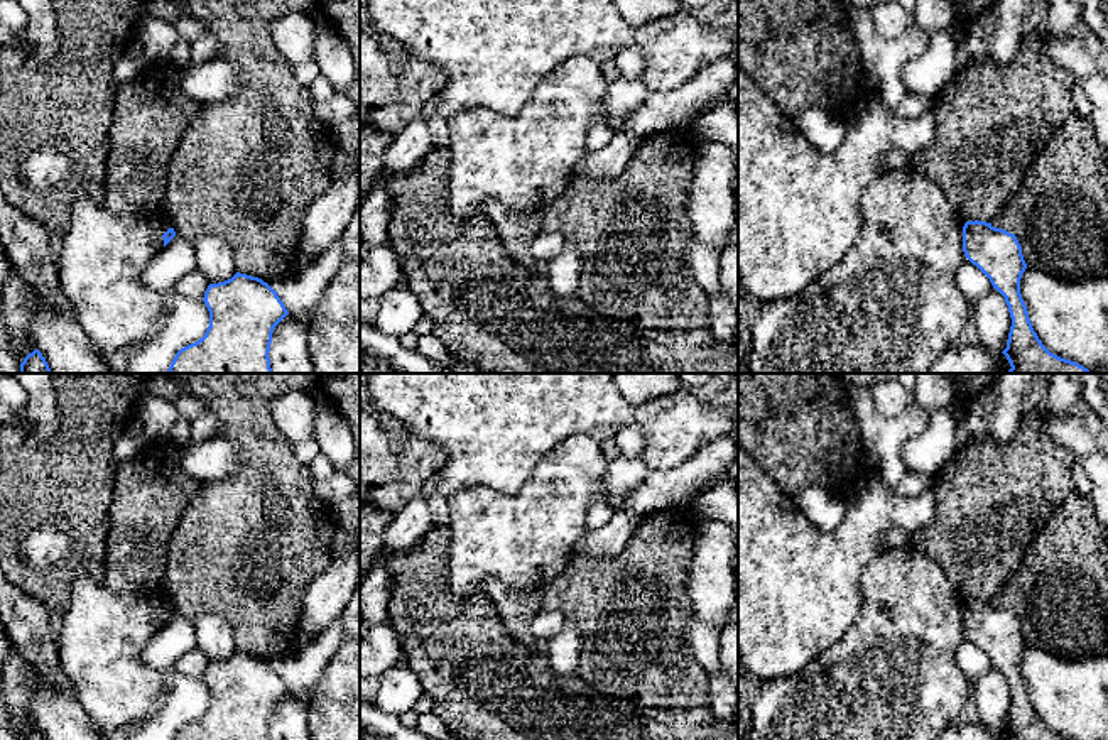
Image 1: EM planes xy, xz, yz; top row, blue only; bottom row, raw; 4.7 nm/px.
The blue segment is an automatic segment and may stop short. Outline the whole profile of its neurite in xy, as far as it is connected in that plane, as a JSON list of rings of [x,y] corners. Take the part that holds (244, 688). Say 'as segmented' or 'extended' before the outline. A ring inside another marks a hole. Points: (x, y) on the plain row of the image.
as segmented; [[[236,650],[231,657],[209,662],[203,676],[209,705],[201,718],[181,726],[172,740],[270,740],[274,706],[289,693],[277,671],[262,657]]]

